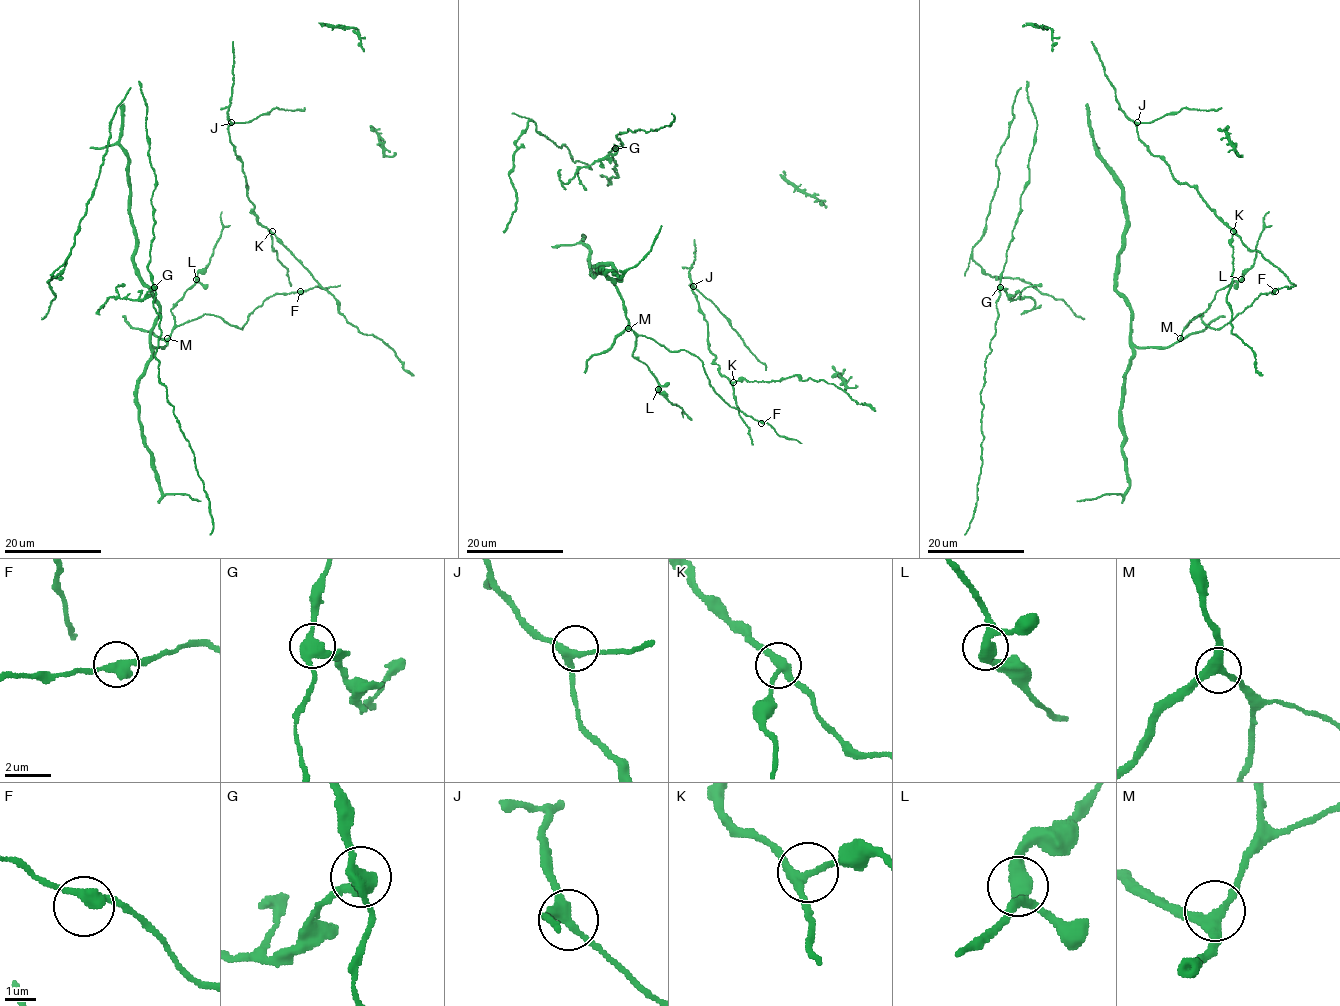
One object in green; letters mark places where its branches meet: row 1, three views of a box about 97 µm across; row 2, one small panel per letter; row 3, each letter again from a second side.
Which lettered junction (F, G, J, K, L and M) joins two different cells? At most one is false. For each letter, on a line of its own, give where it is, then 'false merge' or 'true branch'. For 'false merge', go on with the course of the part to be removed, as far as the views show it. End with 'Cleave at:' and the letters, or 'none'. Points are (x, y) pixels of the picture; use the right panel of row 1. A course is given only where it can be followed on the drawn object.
F: (1275, 291) | true branch
G: (1000, 287) | false merge | (1000, 287), (1007, 292), (1010, 299), (1030, 297), (1034, 301), (1035, 304), (1021, 314)
J: (1137, 122) | true branch
K: (1233, 231) | true branch
L: (1241, 279) | true branch
M: (1180, 338) | true branch
Cleave at: G

